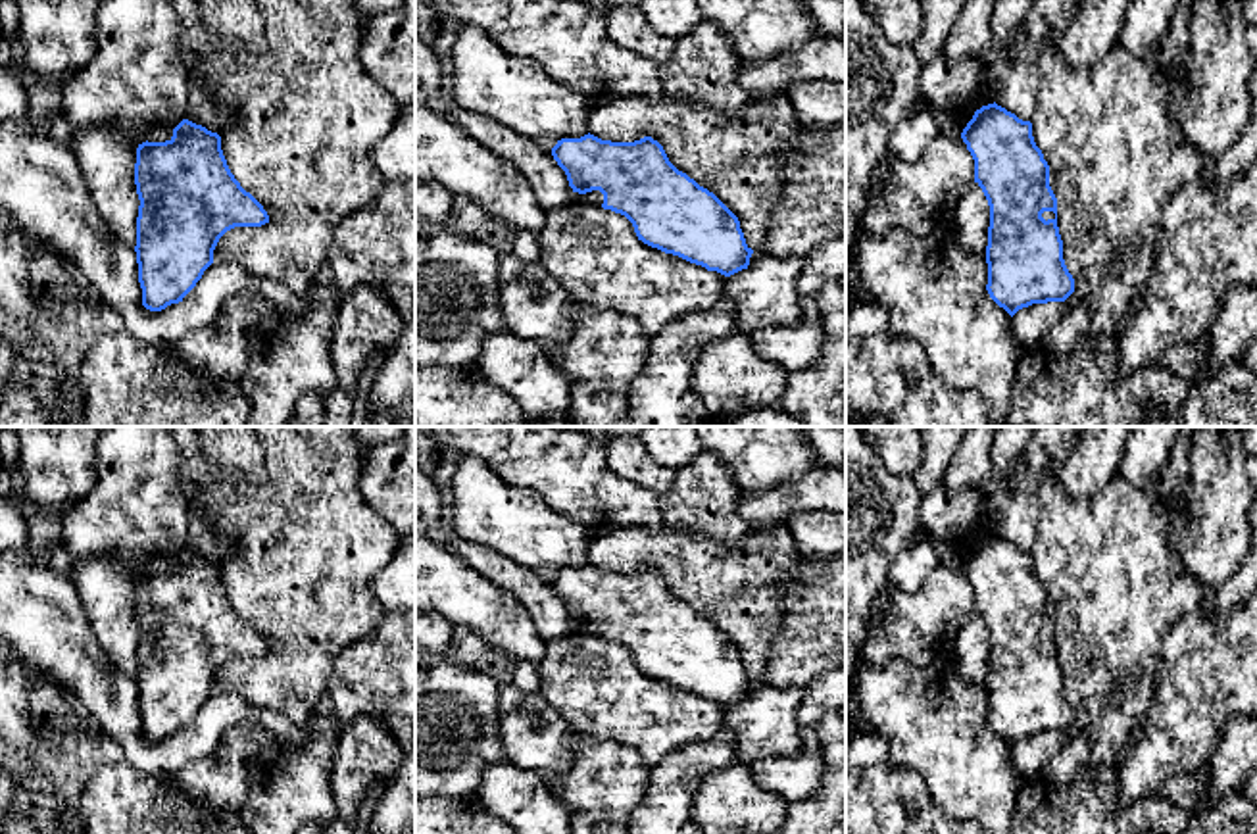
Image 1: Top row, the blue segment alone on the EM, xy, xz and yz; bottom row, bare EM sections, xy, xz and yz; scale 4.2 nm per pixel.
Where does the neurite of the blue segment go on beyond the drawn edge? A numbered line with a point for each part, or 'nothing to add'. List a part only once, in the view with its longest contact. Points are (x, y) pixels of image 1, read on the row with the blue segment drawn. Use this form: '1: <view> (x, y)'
1: xz (594, 198)

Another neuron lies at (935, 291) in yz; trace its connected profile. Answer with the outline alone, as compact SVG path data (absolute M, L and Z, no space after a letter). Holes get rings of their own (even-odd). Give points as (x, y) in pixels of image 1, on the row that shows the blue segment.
M953 225L928 236L865 231L855 277L865 302L888 309L888 331L917 340L942 380L976 390L986 402L986 427L1001 427L1021 348L1013 317L986 290L986 259L959 244Z

